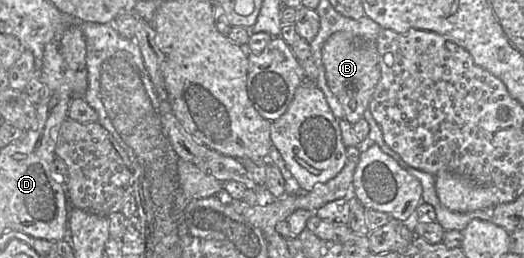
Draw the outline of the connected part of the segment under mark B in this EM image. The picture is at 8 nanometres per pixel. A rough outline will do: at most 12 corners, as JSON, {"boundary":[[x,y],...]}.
{"boundary":[[336,32],[328,86],[355,124],[380,81],[376,41]]}

